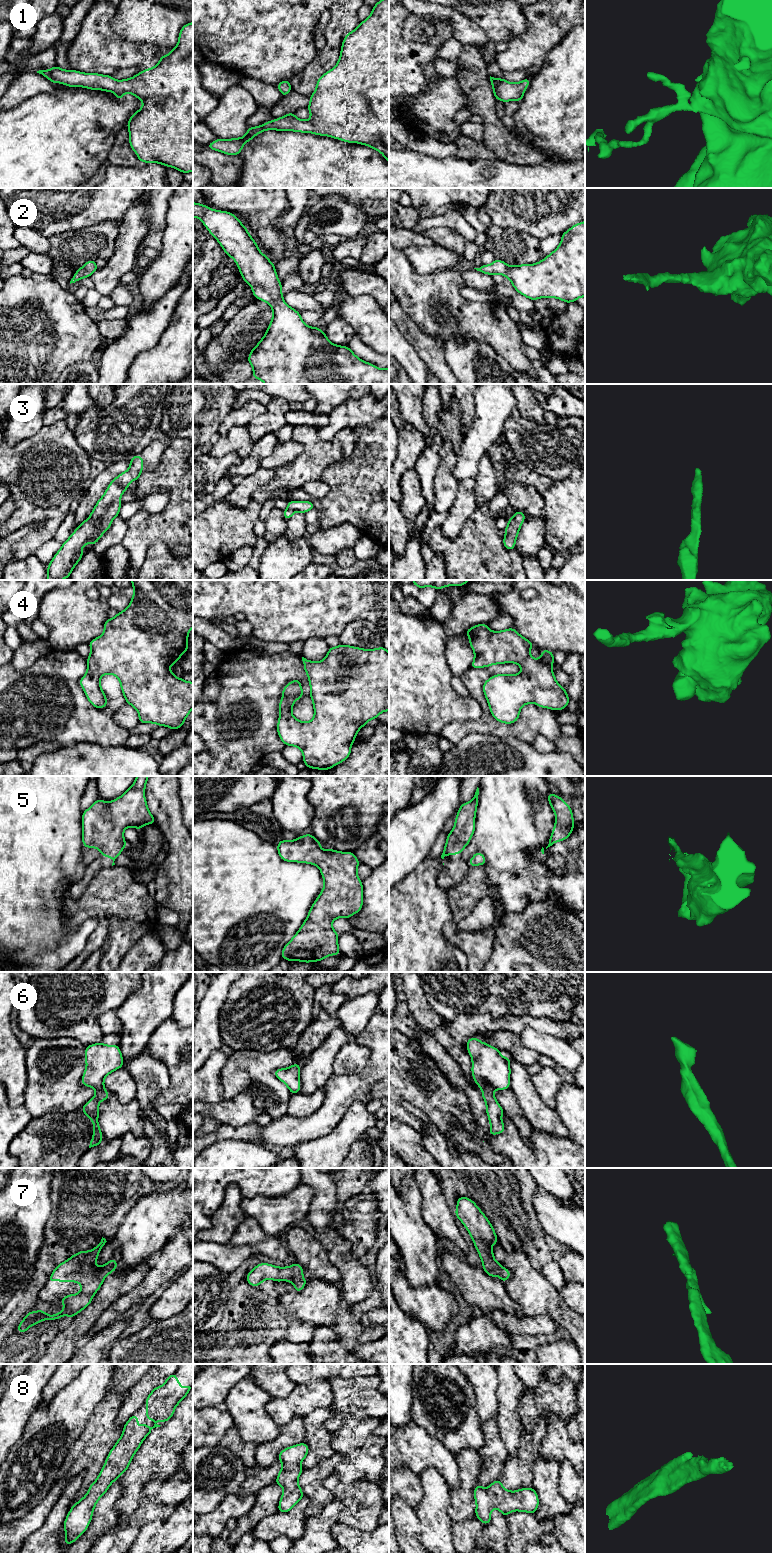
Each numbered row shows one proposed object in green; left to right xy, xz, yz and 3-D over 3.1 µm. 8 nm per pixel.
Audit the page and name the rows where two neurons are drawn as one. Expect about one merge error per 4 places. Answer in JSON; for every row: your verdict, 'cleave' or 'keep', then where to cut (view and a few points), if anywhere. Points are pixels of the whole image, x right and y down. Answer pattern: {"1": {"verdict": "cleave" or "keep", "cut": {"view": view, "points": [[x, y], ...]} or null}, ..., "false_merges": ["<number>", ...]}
{"1": {"verdict": "keep", "cut": null}, "2": {"verdict": "keep", "cut": null}, "3": {"verdict": "keep", "cut": null}, "4": {"verdict": "keep", "cut": null}, "5": {"verdict": "keep", "cut": null}, "6": {"verdict": "keep", "cut": null}, "7": {"verdict": "keep", "cut": null}, "8": {"verdict": "keep", "cut": null}, "false_merges": []}

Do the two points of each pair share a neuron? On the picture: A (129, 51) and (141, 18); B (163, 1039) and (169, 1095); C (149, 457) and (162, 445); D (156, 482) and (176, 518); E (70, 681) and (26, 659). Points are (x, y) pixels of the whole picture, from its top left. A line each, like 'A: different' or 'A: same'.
A: different
B: same
C: same
D: same
E: different

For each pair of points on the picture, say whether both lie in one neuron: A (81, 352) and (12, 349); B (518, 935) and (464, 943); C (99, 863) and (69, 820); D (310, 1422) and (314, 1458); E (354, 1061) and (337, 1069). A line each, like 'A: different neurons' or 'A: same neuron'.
A: same neuron
B: different neurons
C: different neurons
D: same neuron
E: same neuron

